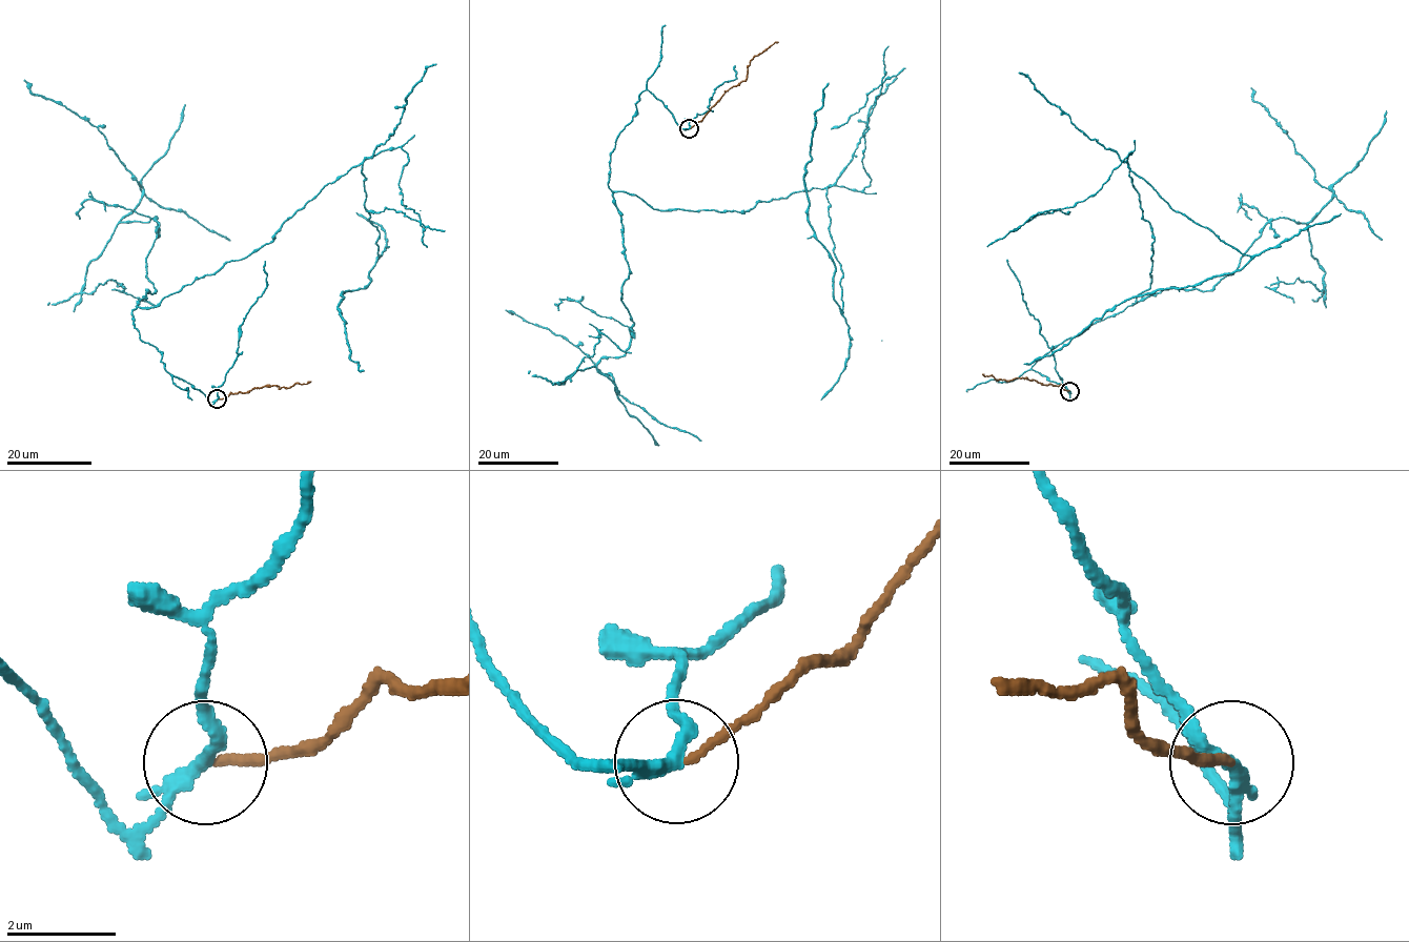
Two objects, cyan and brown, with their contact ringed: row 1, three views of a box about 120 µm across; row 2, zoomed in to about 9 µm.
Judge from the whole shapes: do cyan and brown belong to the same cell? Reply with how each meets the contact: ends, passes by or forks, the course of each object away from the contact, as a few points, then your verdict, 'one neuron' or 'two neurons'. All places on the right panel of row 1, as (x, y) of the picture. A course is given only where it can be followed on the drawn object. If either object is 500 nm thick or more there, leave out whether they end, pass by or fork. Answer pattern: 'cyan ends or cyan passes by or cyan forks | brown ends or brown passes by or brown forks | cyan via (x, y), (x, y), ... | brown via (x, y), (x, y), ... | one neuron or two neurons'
cyan forks | brown ends | cyan via (1069, 390), (1030, 367), (1151, 282), (1151, 226), (1128, 168), (1250, 257), (1192, 286), (1132, 295), (1024, 364) | brown via (1069, 390), (1061, 386), (1041, 385), (1034, 380), (997, 380), (983, 373) | two neurons

